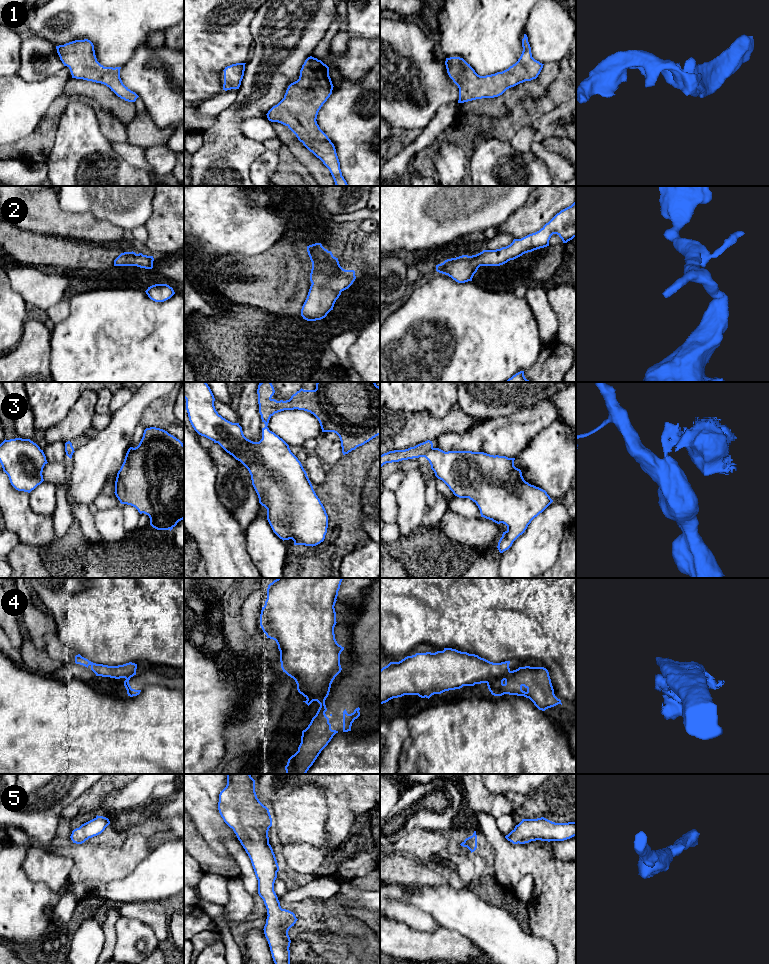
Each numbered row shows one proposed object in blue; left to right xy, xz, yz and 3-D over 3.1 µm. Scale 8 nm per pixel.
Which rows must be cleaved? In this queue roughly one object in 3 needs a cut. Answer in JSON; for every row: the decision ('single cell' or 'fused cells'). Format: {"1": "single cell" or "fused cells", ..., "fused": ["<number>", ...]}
{"1": "single cell", "2": "single cell", "3": "single cell", "4": "fused cells", "5": "single cell", "fused": ["4"]}

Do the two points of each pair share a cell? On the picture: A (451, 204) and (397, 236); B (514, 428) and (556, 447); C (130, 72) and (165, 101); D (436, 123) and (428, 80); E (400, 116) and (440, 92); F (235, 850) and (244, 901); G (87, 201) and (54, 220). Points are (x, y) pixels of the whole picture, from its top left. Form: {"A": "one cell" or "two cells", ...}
{"A": "one cell", "B": "two cells", "C": "one cell", "D": "two cells", "E": "one cell", "F": "one cell", "G": "two cells"}

